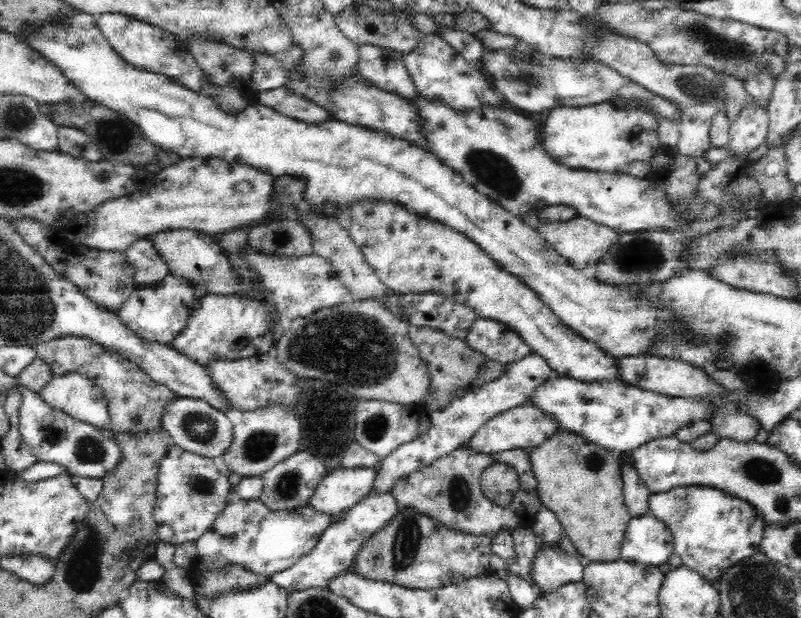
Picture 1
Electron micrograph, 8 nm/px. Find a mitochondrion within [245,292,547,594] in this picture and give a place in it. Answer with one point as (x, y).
(358, 345)

